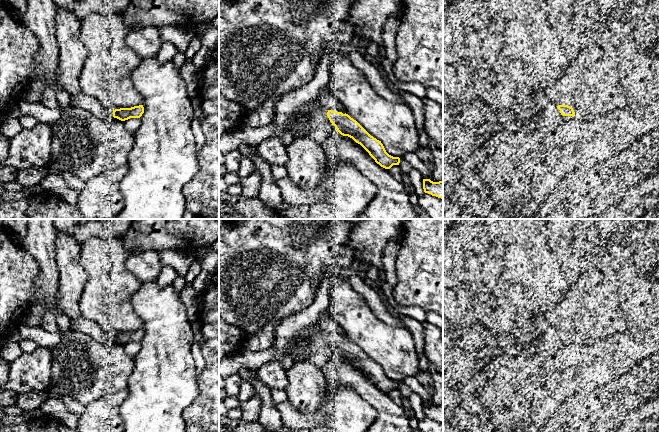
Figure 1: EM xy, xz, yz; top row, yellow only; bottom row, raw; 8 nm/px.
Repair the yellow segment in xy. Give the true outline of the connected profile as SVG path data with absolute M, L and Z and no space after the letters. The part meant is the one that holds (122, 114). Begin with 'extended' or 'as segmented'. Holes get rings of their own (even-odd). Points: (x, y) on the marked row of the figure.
extended | M82 92L77 96L71 97L70 106L87 110L100 119L114 117L121 121L125 121L130 118L140 118L144 113L143 105L115 110L106 108L97 99Z

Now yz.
extended | M558 105L557 108L560 110L561 115L563 116L575 116L583 119L590 119L593 117L588 112L577 107L570 107L568 105Z

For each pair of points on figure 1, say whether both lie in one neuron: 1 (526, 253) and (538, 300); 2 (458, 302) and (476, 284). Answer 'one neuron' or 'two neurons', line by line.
1: one neuron
2: two neurons

